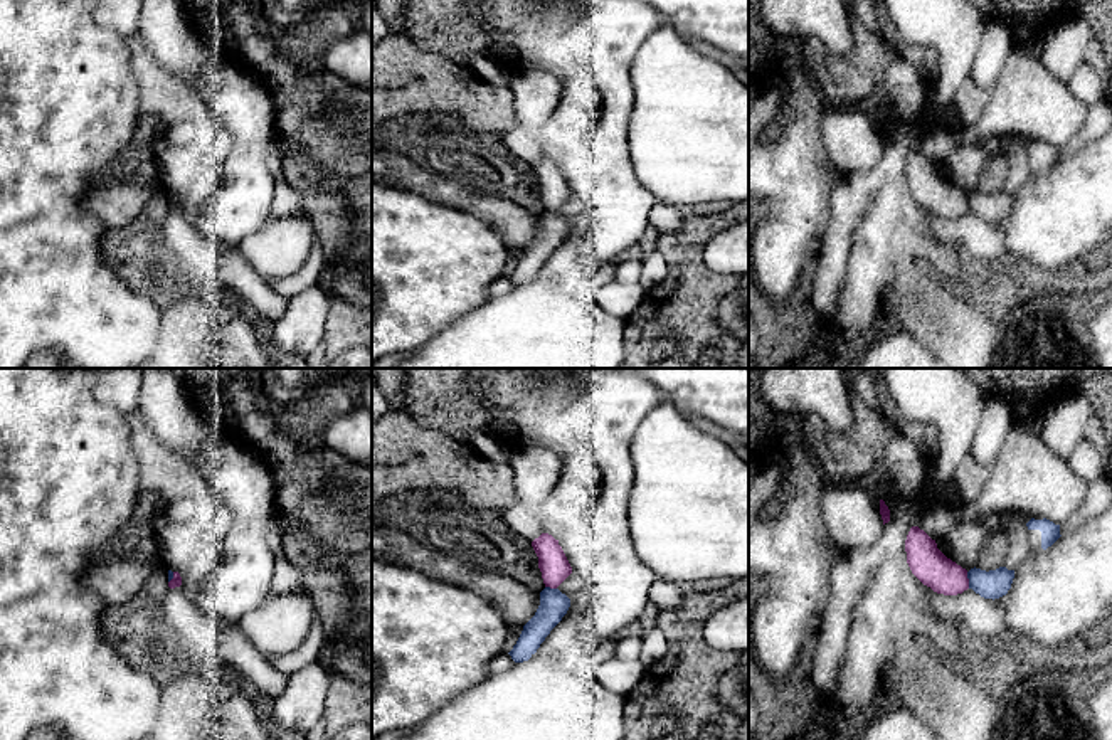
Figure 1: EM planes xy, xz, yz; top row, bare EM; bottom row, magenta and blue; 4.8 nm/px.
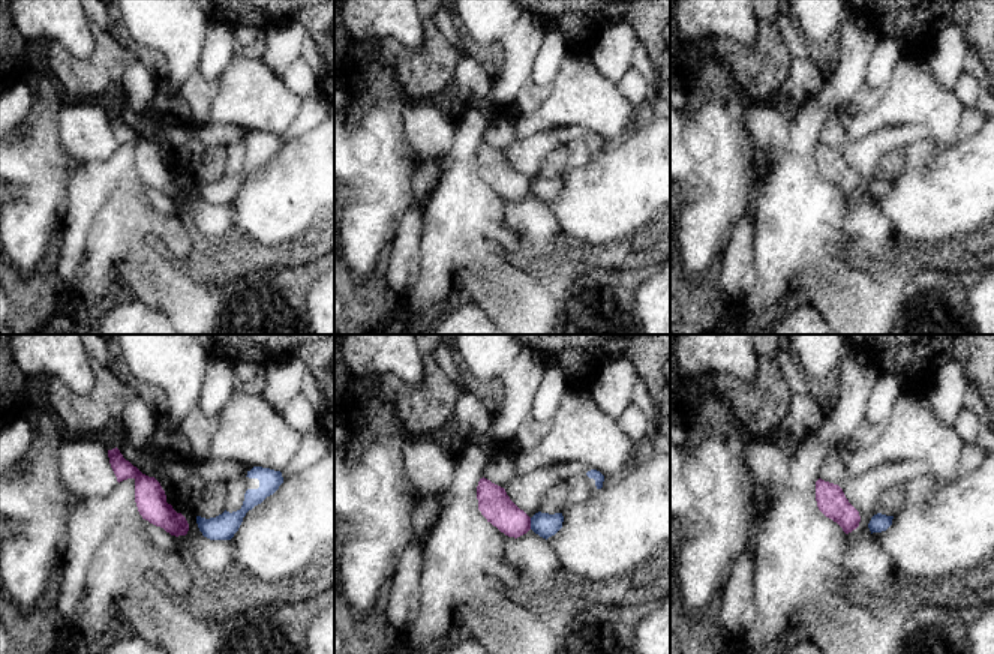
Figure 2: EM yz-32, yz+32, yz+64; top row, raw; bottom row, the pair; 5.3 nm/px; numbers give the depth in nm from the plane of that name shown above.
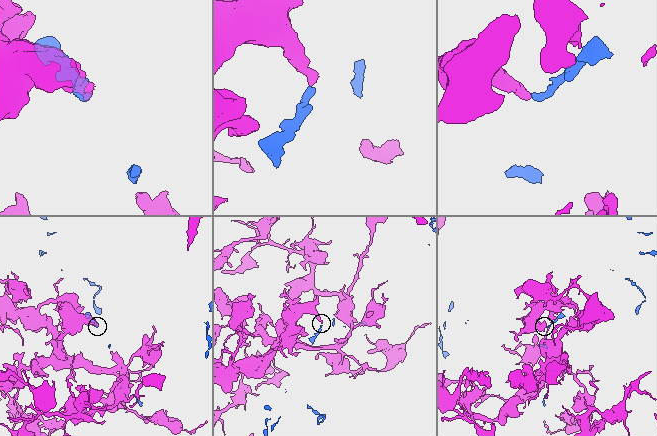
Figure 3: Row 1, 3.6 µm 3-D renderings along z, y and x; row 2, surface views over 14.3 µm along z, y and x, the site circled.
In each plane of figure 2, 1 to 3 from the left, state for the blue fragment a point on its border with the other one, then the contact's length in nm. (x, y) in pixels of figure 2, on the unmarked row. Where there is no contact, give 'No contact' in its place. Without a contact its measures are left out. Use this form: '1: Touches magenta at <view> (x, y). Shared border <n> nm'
1: No contact
2: Touches magenta at yz+32 (529, 188). Shared border 60 nm
3: No contact

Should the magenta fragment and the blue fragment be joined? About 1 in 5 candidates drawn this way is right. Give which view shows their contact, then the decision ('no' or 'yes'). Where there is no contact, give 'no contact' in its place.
yz | no

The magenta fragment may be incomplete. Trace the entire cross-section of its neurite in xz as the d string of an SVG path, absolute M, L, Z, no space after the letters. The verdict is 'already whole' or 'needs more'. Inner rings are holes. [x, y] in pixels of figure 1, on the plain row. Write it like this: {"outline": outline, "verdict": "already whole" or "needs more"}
{"outline": "M542 156L532 165L532 170L538 180L538 192L545 210L557 212L572 197L572 190L559 163L548 156Z", "verdict": "already whole"}

